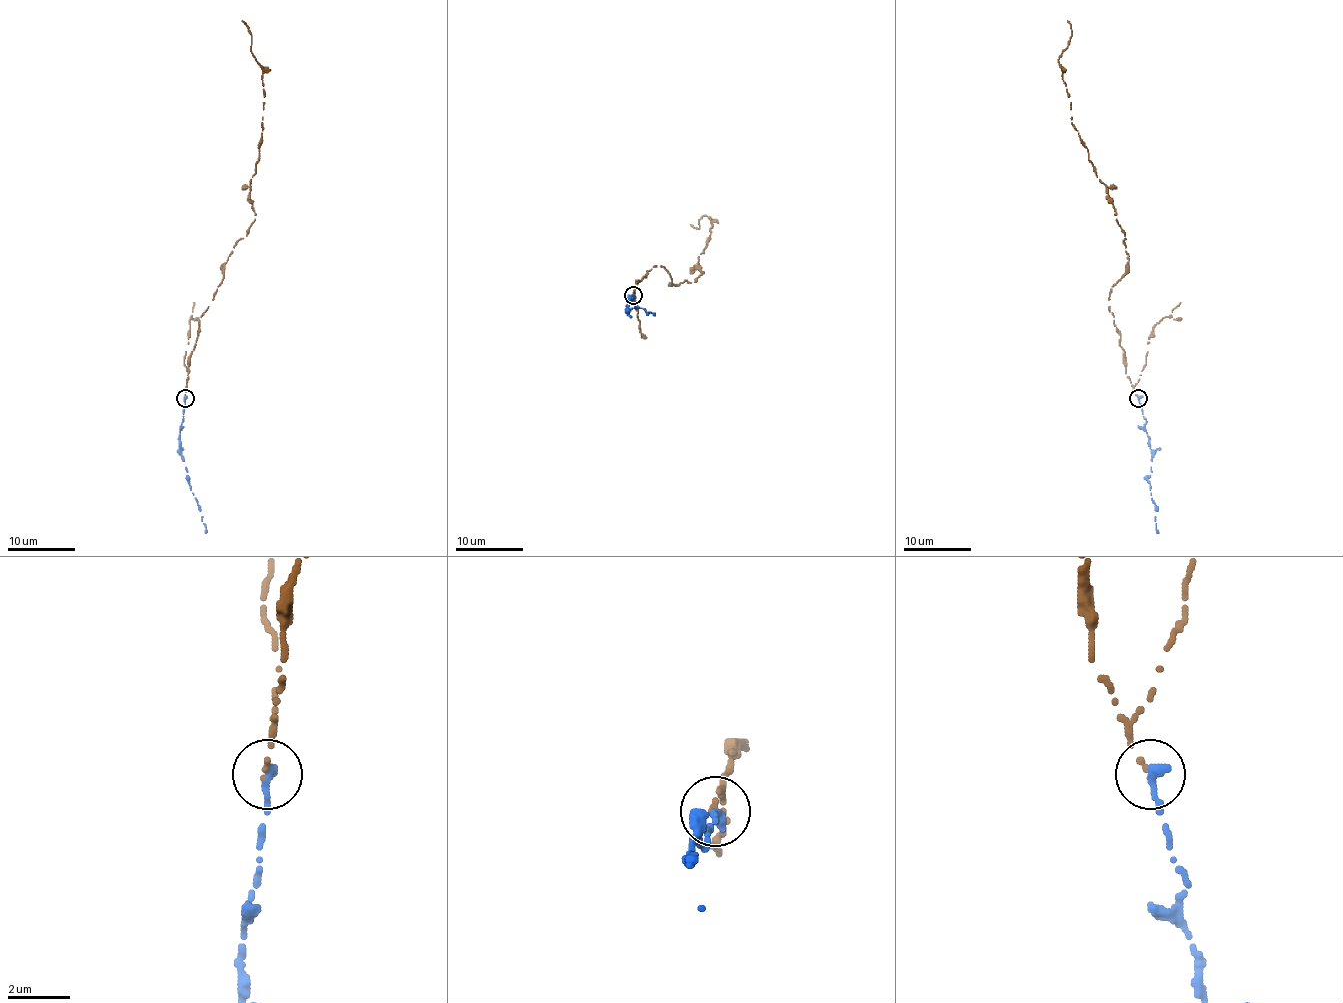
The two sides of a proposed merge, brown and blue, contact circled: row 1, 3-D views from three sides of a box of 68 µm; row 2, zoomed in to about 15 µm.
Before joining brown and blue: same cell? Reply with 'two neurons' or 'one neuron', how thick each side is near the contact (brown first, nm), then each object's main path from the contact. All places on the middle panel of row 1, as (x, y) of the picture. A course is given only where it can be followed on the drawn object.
one neuron | 150/340 nm | brown via (633, 295), (653, 266), (675, 286), (702, 273), (712, 225), (704, 215), (699, 229), (690, 224) | blue via (633, 295), (628, 308), (635, 308), (636, 305), (655, 315)

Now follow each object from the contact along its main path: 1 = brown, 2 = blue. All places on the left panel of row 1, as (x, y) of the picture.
1: (185, 397), (200, 316), (254, 220), (249, 188), (264, 93), (263, 66), (242, 21)
2: (185, 397), (180, 453), (207, 532)

